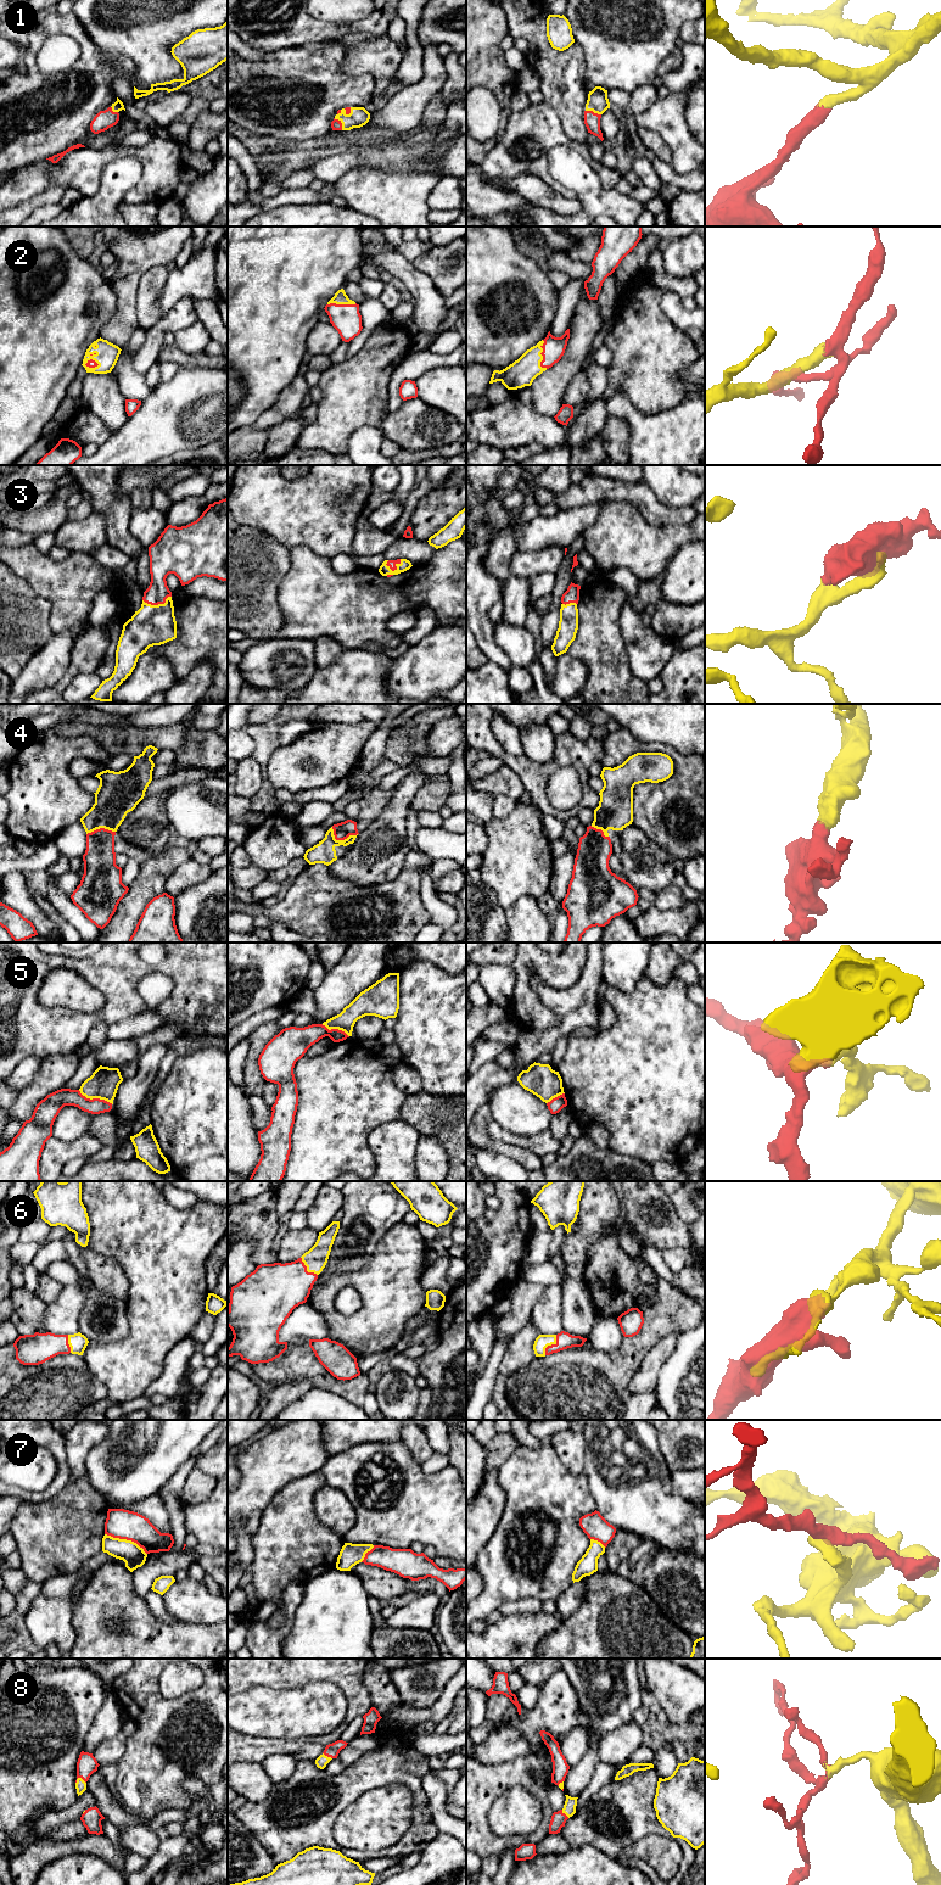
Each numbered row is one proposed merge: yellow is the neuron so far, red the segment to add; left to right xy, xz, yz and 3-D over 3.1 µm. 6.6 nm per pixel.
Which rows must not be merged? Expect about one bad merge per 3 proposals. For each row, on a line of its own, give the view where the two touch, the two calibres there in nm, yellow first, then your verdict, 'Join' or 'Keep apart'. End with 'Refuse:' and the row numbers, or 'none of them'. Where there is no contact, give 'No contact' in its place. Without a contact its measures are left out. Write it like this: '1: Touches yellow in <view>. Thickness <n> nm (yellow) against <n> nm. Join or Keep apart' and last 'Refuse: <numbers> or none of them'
1: Touches yellow in xz. Thickness 130 nm (yellow) against 70 nm. Join
2: Touches yellow in yz. Thickness 180 nm (yellow) against 140 nm. Join
3: Touches yellow in xy. Thickness 280 nm (yellow) against 150 nm. Join
4: Touches yellow in xz. Thickness 140 nm (yellow) against 110 nm. Join
5: Touches yellow in xy. Thickness 200 nm (yellow) against 120 nm. Keep apart
6: Touches yellow in yz. Thickness 90 nm (yellow) against 110 nm. Join
7: Touches yellow in xy. Thickness 150 nm (yellow) against 190 nm. Keep apart
8: Touches yellow in xy. Thickness 80 nm (yellow) against 140 nm. Join
Refuse: 5, 7

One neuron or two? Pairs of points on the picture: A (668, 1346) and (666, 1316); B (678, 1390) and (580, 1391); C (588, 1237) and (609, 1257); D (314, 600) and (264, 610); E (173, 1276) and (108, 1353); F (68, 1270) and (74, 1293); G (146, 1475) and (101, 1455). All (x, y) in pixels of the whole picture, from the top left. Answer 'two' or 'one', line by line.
A: two
B: two
C: two
D: two
E: one
F: two
G: one

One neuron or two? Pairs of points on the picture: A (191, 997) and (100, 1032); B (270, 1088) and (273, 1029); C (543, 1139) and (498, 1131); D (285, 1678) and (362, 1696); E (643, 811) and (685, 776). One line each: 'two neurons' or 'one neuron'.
A: two neurons
B: two neurons
C: one neuron
D: one neuron
E: one neuron

